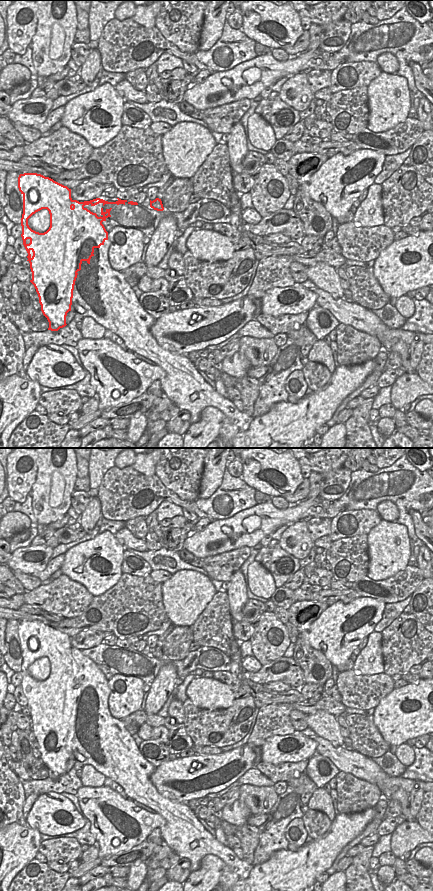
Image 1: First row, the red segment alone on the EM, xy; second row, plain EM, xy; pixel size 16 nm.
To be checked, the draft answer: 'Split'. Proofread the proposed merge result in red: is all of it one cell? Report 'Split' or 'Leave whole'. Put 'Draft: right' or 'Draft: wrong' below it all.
Split.
Draft: right

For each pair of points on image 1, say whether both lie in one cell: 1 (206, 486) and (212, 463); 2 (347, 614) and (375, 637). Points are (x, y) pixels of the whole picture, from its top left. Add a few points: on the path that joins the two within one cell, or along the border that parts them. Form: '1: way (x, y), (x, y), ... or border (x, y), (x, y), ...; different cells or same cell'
1: way (211, 480), (212, 469); same cell
2: border (373, 630), (367, 636); different cells

